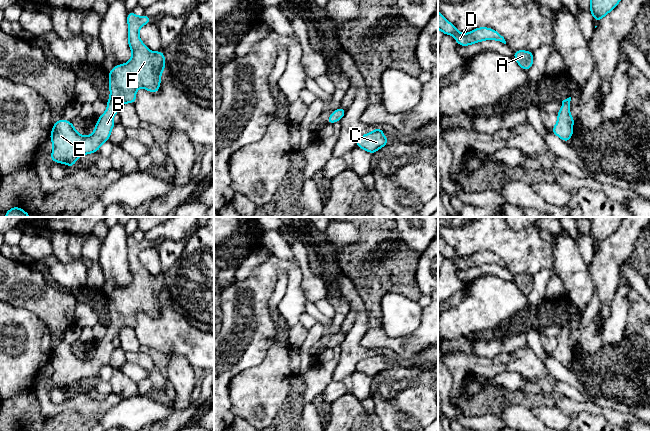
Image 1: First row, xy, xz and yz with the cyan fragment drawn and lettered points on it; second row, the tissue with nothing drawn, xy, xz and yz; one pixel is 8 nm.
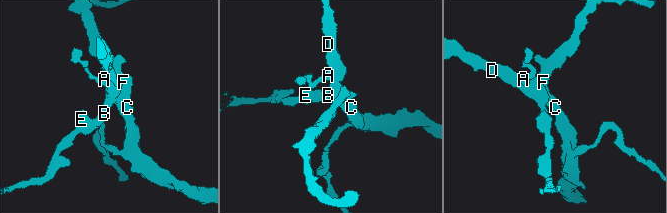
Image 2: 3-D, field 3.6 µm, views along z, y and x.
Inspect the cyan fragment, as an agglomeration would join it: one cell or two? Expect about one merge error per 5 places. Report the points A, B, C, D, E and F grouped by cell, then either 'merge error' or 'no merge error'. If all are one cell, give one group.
A B C D E F | no merge error

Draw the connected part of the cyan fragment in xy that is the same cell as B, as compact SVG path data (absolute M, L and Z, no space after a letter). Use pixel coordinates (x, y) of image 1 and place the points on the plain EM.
M133 235L127 238L128 268L132 276L131 284L116 289L109 295L110 322L107 334L99 340L92 359L80 359L74 349L59 343L53 350L50 364L53 367L51 385L64 387L71 393L82 379L98 376L100 370L110 363L115 350L113 339L119 336L124 327L136 326L136 314L140 311L151 317L160 312L161 297L165 294L163 275L152 276L141 265L139 253L152 242L145 238L138 241Z

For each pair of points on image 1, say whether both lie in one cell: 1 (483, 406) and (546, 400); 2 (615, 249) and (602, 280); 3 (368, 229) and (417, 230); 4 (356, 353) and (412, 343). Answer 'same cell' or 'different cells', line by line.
1: same cell
2: same cell
3: different cells
4: different cells

